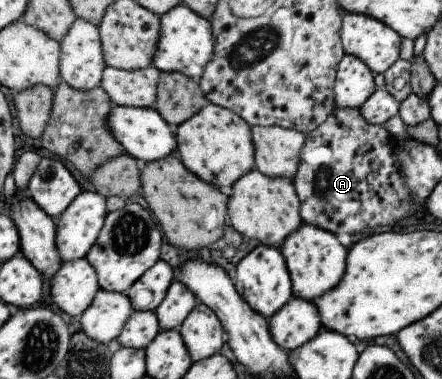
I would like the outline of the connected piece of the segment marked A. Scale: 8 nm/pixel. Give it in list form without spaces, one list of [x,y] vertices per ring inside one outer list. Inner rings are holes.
[[[335,106],[326,120],[306,135],[306,141],[298,153],[296,175],[290,180],[300,203],[301,222],[324,229],[337,237],[338,233],[352,235],[362,231],[362,227],[374,229],[376,225],[390,225],[398,223],[398,219],[404,220],[425,213],[425,203],[414,205],[406,185],[402,183],[396,157],[392,155],[394,140],[386,129],[366,123],[358,108]]]

